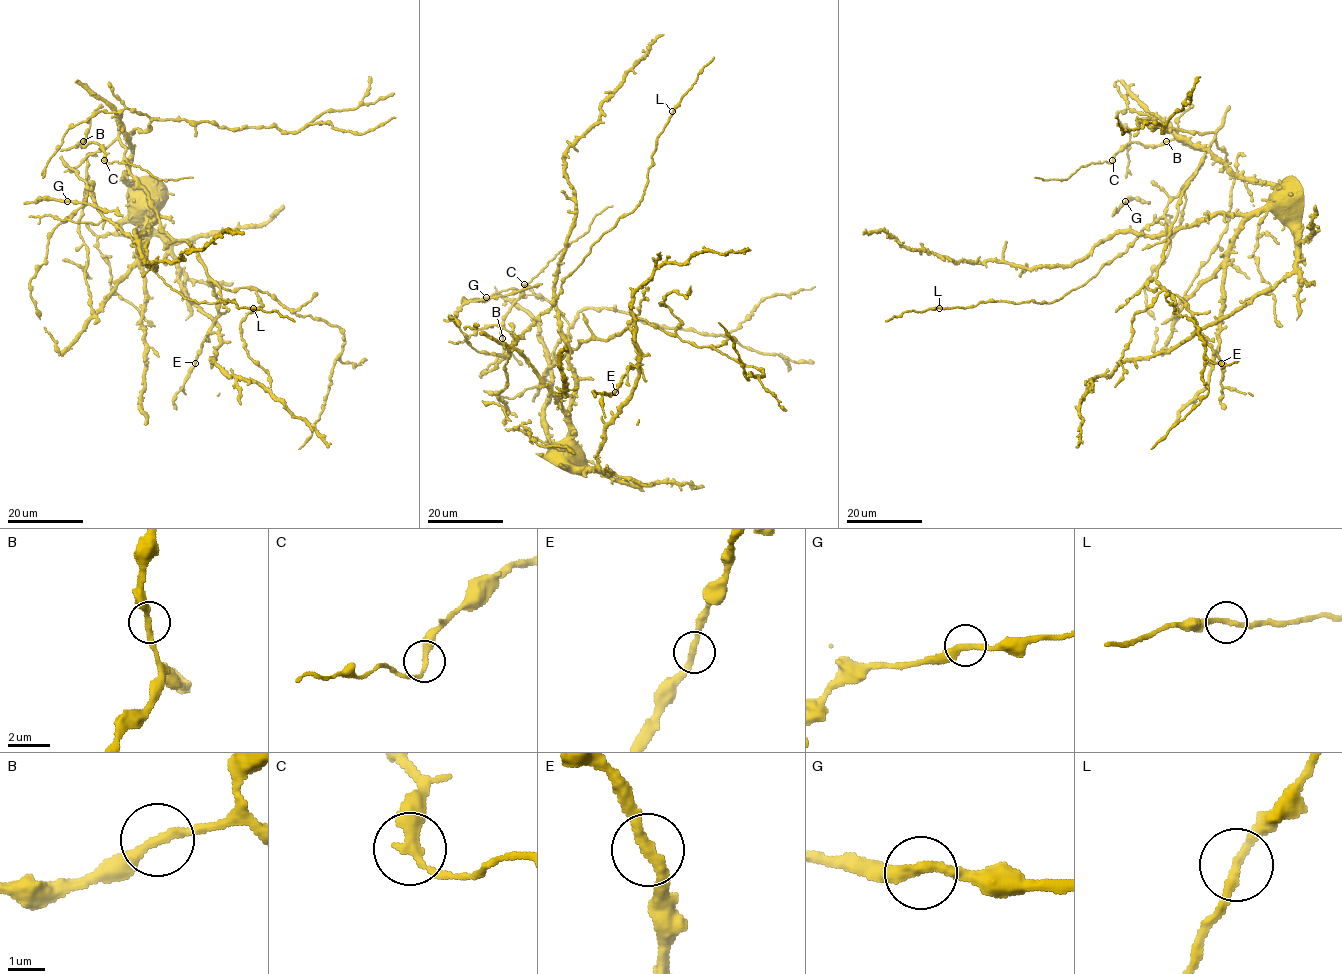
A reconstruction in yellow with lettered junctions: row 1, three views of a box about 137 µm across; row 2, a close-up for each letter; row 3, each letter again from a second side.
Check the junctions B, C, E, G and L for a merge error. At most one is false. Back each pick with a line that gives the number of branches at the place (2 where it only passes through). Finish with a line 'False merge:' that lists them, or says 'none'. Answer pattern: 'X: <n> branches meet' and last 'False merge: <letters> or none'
C: 2 branches meet
False merge: C

